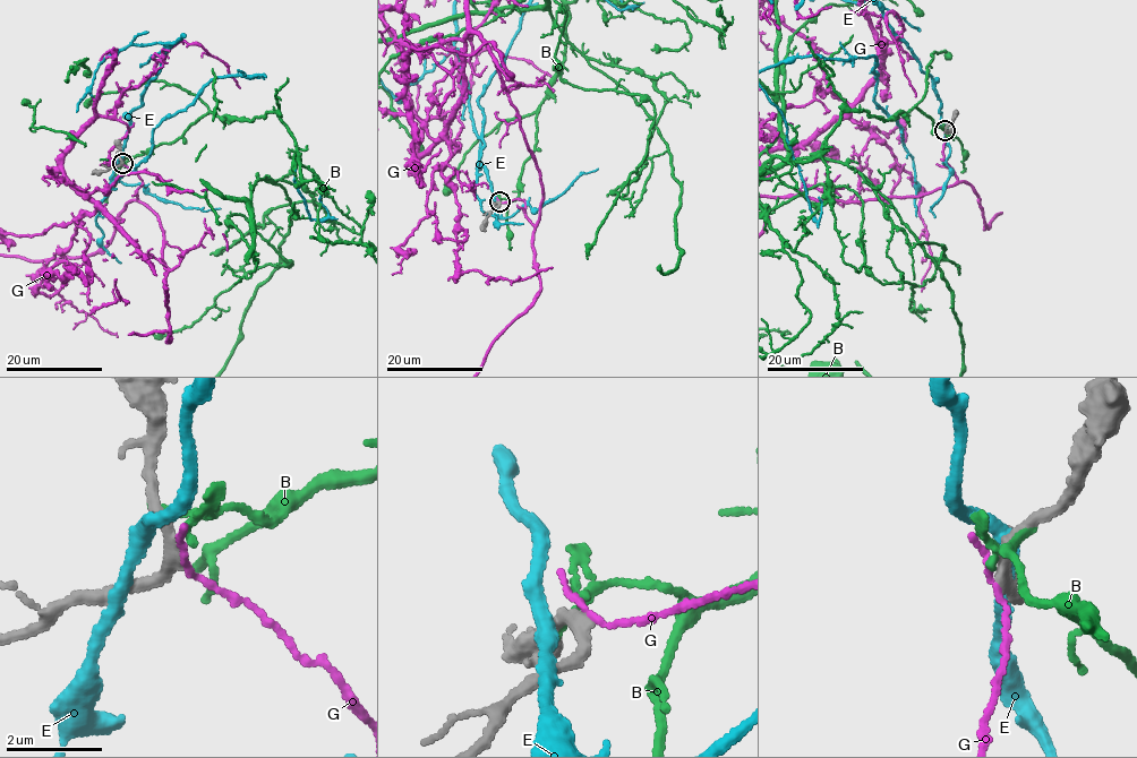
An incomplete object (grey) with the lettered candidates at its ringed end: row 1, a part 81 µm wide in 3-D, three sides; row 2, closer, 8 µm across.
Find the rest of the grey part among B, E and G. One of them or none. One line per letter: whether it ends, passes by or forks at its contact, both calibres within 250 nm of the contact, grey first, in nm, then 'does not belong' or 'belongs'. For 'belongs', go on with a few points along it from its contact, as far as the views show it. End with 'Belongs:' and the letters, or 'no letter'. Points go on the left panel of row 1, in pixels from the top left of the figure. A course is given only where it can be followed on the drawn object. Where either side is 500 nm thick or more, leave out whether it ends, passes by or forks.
B: it ends; calibres 220 and 130 nm; does not belong
E: it passes by; calibres 220 and 320 nm; does not belong
G: it ends; calibres 240 and 140 nm; does not belong
Belongs: no letter

